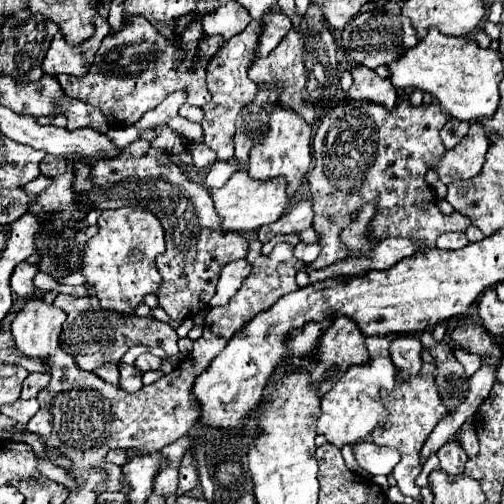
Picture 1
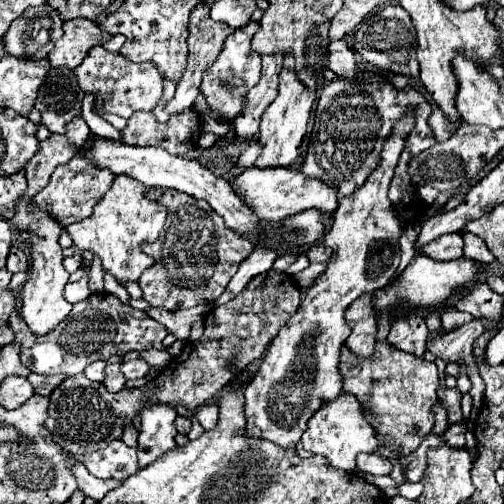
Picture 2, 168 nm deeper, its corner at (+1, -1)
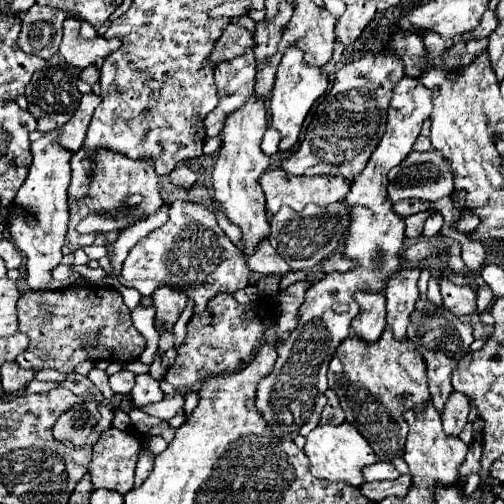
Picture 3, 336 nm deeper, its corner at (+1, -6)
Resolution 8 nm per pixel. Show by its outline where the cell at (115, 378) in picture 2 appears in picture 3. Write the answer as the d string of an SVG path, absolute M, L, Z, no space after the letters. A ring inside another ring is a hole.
M93 369L89 375L87 375L91 381L93 381L93 385L103 393L103 397L105 399L113 399L115 397L115 393L113 393L113 389L109 387L109 375L105 373L105 371L101 371L101 369Z

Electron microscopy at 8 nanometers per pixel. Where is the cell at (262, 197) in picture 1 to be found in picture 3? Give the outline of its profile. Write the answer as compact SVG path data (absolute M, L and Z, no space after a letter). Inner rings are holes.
M281 167L279 169L267 169L261 179L259 179L259 185L265 193L265 199L267 199L267 215L273 217L281 205L289 205L293 211L301 211L307 203L317 203L319 207L327 207L335 201L341 201L343 195L347 195L349 191L349 183L345 179L335 179L335 177L329 177L329 175L319 175L319 177L295 177L291 173L285 173Z

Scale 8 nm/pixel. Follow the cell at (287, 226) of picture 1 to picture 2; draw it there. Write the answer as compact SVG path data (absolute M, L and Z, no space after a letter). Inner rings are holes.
M257 246L255 252L245 262L241 262L237 274L231 278L231 282L229 282L227 290L225 290L225 296L223 296L223 304L229 302L231 298L235 298L249 284L251 278L271 270L275 258L277 258L277 250L271 250L267 246Z

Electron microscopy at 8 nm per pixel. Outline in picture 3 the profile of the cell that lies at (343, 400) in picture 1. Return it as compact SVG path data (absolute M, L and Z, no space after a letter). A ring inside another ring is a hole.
M343 421L341 425L317 425L307 435L307 443L303 451L311 461L311 473L315 477L321 477L327 481L347 481L349 485L355 485L355 487L361 487L365 483L361 469L377 461L367 439L363 439L363 435L359 435L359 431L349 421Z

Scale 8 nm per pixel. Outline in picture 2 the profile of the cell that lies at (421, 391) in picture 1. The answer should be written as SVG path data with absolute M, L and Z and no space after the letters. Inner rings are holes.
M387 340L377 342L371 358L359 358L351 354L351 350L347 350L343 344L339 372L345 380L343 392L355 394L367 414L367 422L371 422L377 432L377 454L389 460L397 460L415 452L421 440L433 428L431 408L437 404L439 388L435 362L427 362L423 356L395 350ZM415 426L419 426L419 432Z

